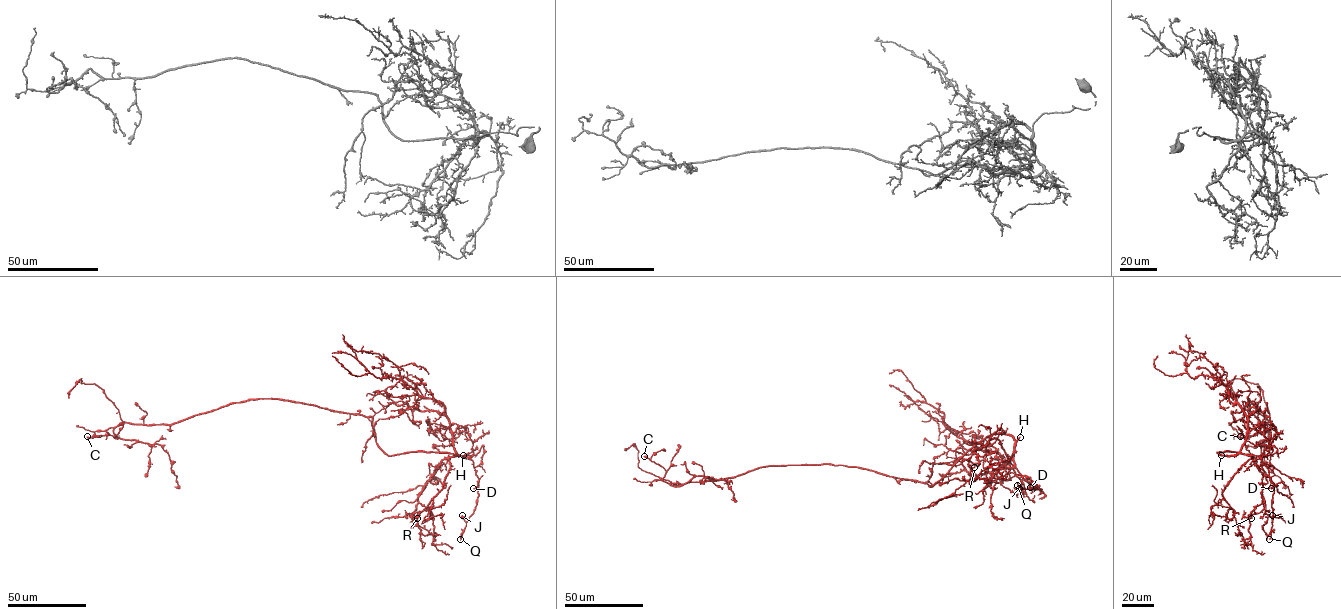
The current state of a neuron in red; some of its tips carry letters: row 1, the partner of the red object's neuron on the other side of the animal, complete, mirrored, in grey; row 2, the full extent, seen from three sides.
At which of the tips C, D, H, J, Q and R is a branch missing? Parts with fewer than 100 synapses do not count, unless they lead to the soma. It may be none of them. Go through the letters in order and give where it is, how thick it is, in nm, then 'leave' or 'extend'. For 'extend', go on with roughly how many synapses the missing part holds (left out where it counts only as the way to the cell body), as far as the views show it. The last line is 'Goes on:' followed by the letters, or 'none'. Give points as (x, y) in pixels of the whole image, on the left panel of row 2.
C: place (87, 436); calibre 400 nm; leave
D: place (473, 488); calibre 90 nm; leave
H: place (463, 455); calibre 280 nm; extend
J: place (462, 515); calibre 170 nm; leave
Q: place (460, 539); calibre 180 nm; leave
R: place (417, 518); calibre 140 nm; leave
Goes on: H

